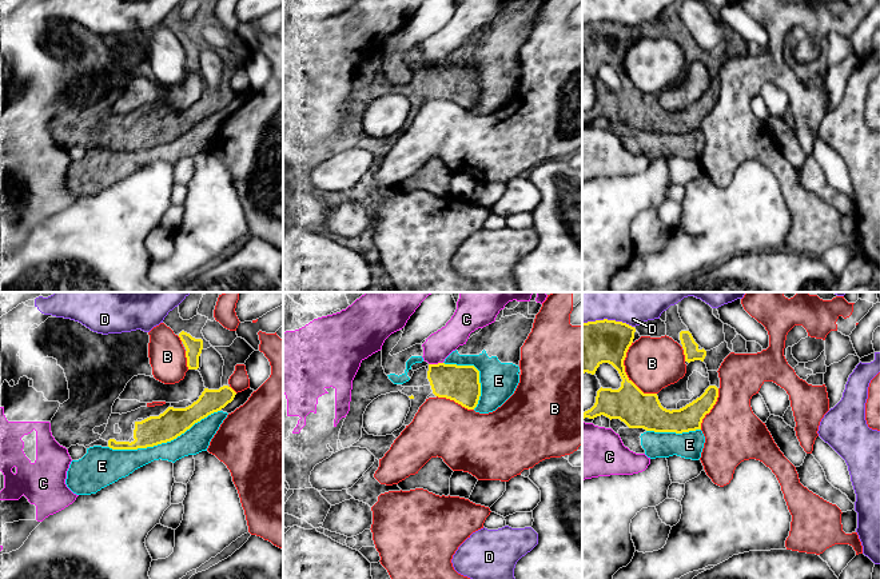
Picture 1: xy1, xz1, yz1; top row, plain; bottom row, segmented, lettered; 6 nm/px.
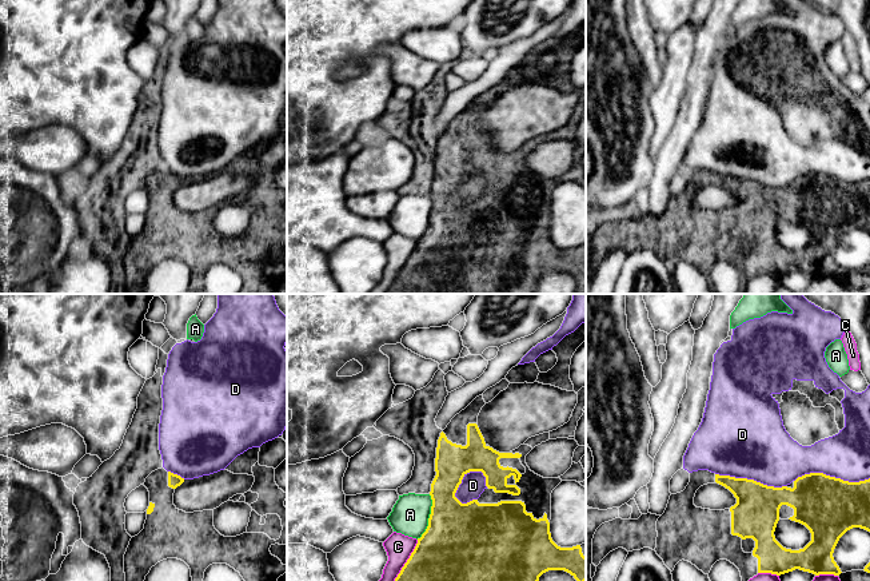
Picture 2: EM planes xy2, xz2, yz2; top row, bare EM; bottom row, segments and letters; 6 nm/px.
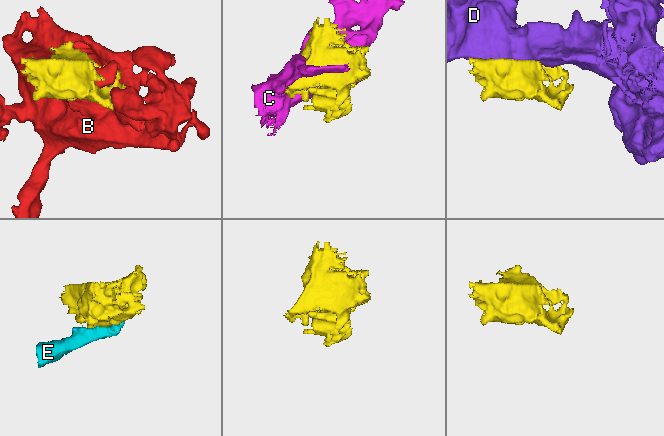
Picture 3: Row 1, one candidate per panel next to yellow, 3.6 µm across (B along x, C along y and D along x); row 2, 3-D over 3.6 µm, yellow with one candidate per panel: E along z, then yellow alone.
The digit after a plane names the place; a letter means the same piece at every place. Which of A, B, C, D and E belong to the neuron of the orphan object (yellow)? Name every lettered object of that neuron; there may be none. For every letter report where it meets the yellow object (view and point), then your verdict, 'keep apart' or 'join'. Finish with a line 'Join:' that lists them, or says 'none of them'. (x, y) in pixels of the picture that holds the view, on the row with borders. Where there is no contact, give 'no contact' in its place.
A: meets yellow in xz2 at (430, 517); keep apart
B: meets yellow in yz1 at (625, 374); keep apart
C: meets yellow in xz2 at (407, 560); keep apart
D: meets yellow in xz2 at (461, 482); keep apart
E: meets yellow in xy1 at (163, 442); keep apart
Join: none of them

